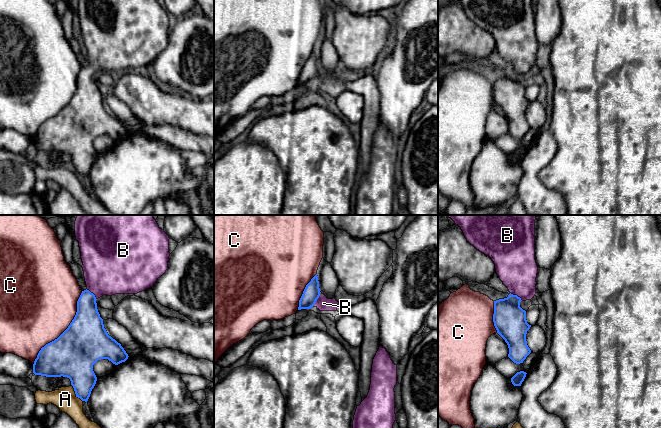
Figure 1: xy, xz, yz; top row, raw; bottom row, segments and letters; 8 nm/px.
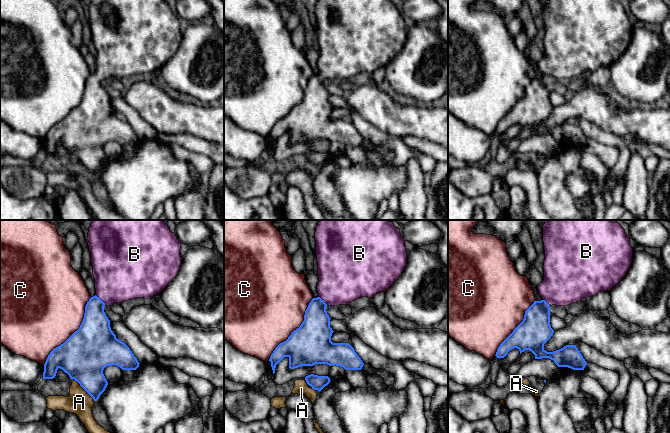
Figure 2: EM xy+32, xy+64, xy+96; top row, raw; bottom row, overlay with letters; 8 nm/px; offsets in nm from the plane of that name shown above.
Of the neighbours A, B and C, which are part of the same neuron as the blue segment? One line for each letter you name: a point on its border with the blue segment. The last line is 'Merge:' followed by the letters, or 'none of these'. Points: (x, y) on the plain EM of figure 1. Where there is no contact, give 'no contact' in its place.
B: xz (317, 74)
Merge: B

